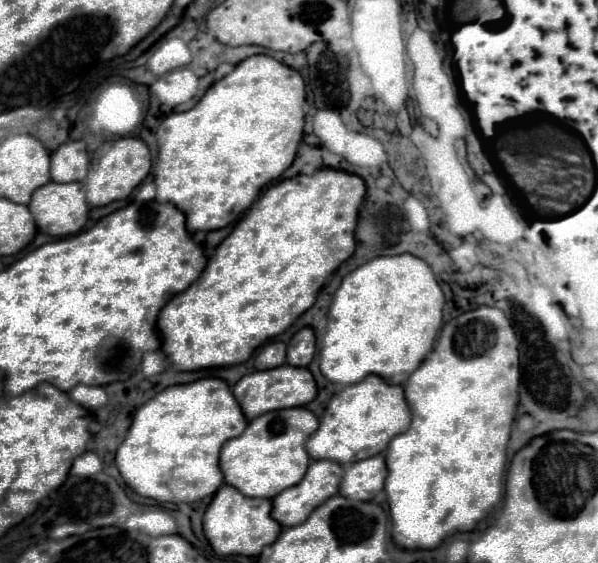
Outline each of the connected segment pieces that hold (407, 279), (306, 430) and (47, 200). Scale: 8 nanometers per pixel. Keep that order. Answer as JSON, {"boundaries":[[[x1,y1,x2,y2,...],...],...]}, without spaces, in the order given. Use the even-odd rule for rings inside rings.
{"boundaries":[[[411,255,375,257,345,275,329,307,329,325,319,351,321,373,341,385,359,383,369,373,403,385,431,351,443,323,443,291,429,265]],[[305,407,271,411,251,419,243,435,229,439,221,449,219,465,227,485,239,489,245,497,265,499,273,499,283,489,297,485,309,467,305,443,317,431,317,423,319,419]],[[49,181,33,193,29,203,39,231,53,237,67,237,79,233,89,215,85,203,83,183,55,183]]]}

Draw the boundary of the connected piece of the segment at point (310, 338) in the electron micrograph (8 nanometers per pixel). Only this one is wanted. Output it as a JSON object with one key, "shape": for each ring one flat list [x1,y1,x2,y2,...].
{"shape":[[303,327,293,335,287,347,287,363,293,367,307,367,315,355,315,331]]}

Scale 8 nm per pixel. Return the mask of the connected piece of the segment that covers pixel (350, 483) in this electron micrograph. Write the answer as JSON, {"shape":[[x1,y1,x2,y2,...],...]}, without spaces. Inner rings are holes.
{"shape":[[375,455,347,467,339,493,355,501,371,501,385,485,385,457]]}

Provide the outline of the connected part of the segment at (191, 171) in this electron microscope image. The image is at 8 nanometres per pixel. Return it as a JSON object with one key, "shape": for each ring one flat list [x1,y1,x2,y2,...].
{"shape":[[253,55,241,61,229,75,215,81,193,109,173,113,159,125,159,157,153,167,153,179,157,185,155,199,159,203,169,201,181,209,187,217,189,233,213,231,237,221,237,217,257,199,259,191,293,165,297,147,303,139,303,103,305,83,295,69,269,55]]}

